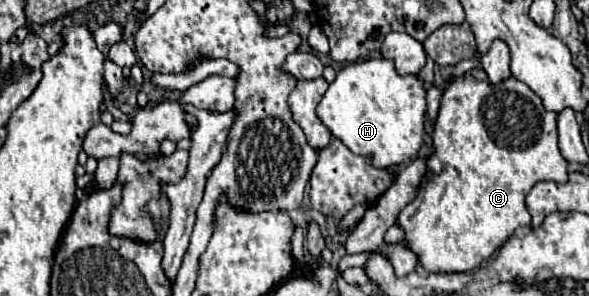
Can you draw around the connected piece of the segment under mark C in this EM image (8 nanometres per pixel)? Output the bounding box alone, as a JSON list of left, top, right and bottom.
[397,67,567,273]

